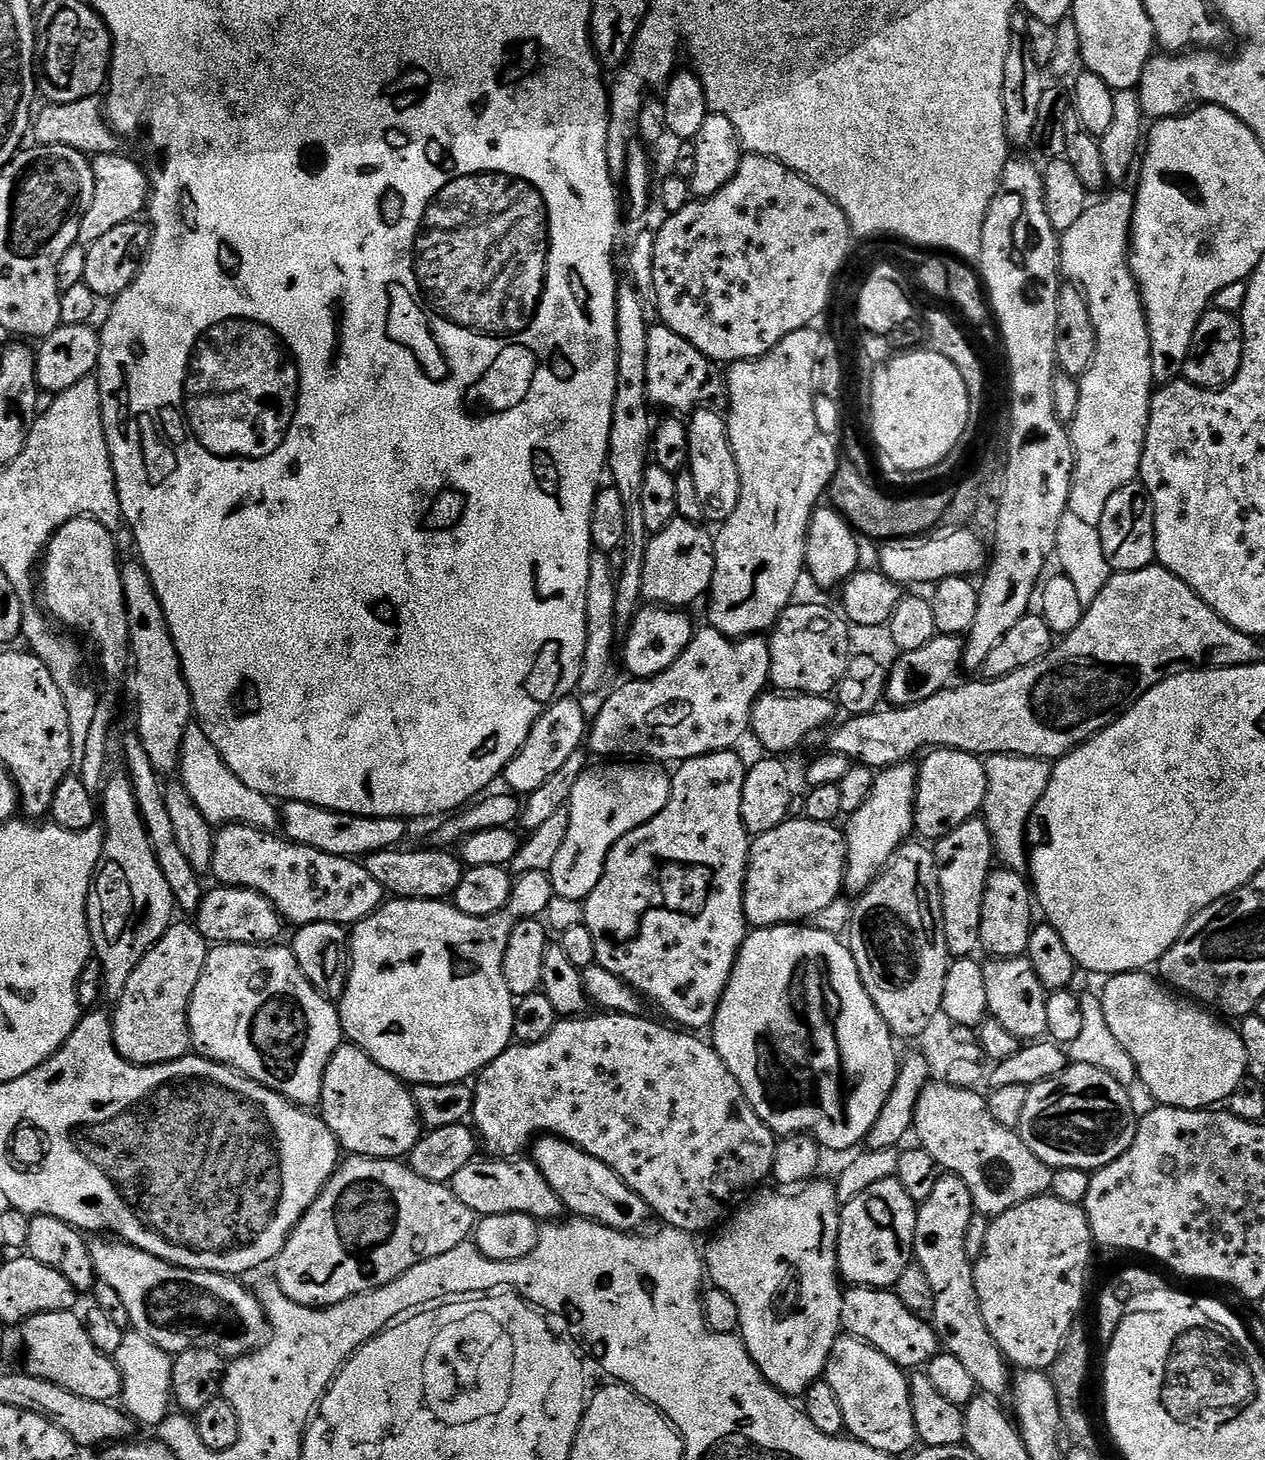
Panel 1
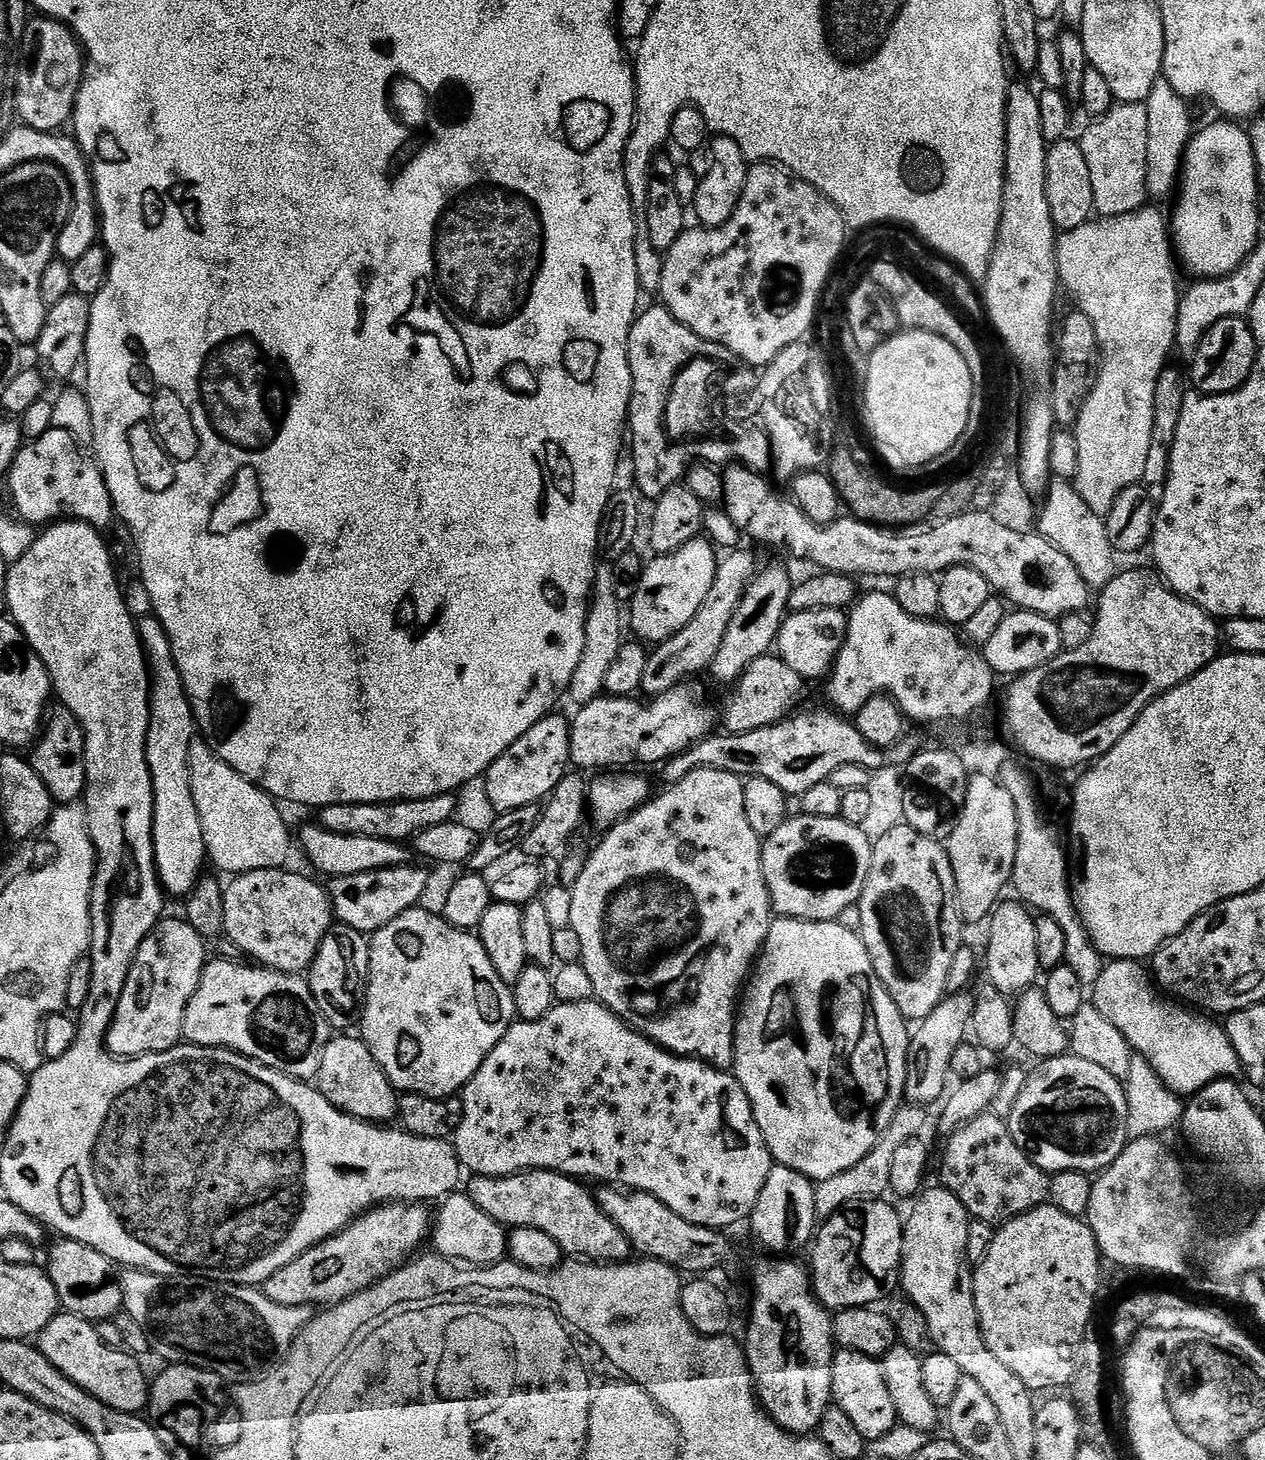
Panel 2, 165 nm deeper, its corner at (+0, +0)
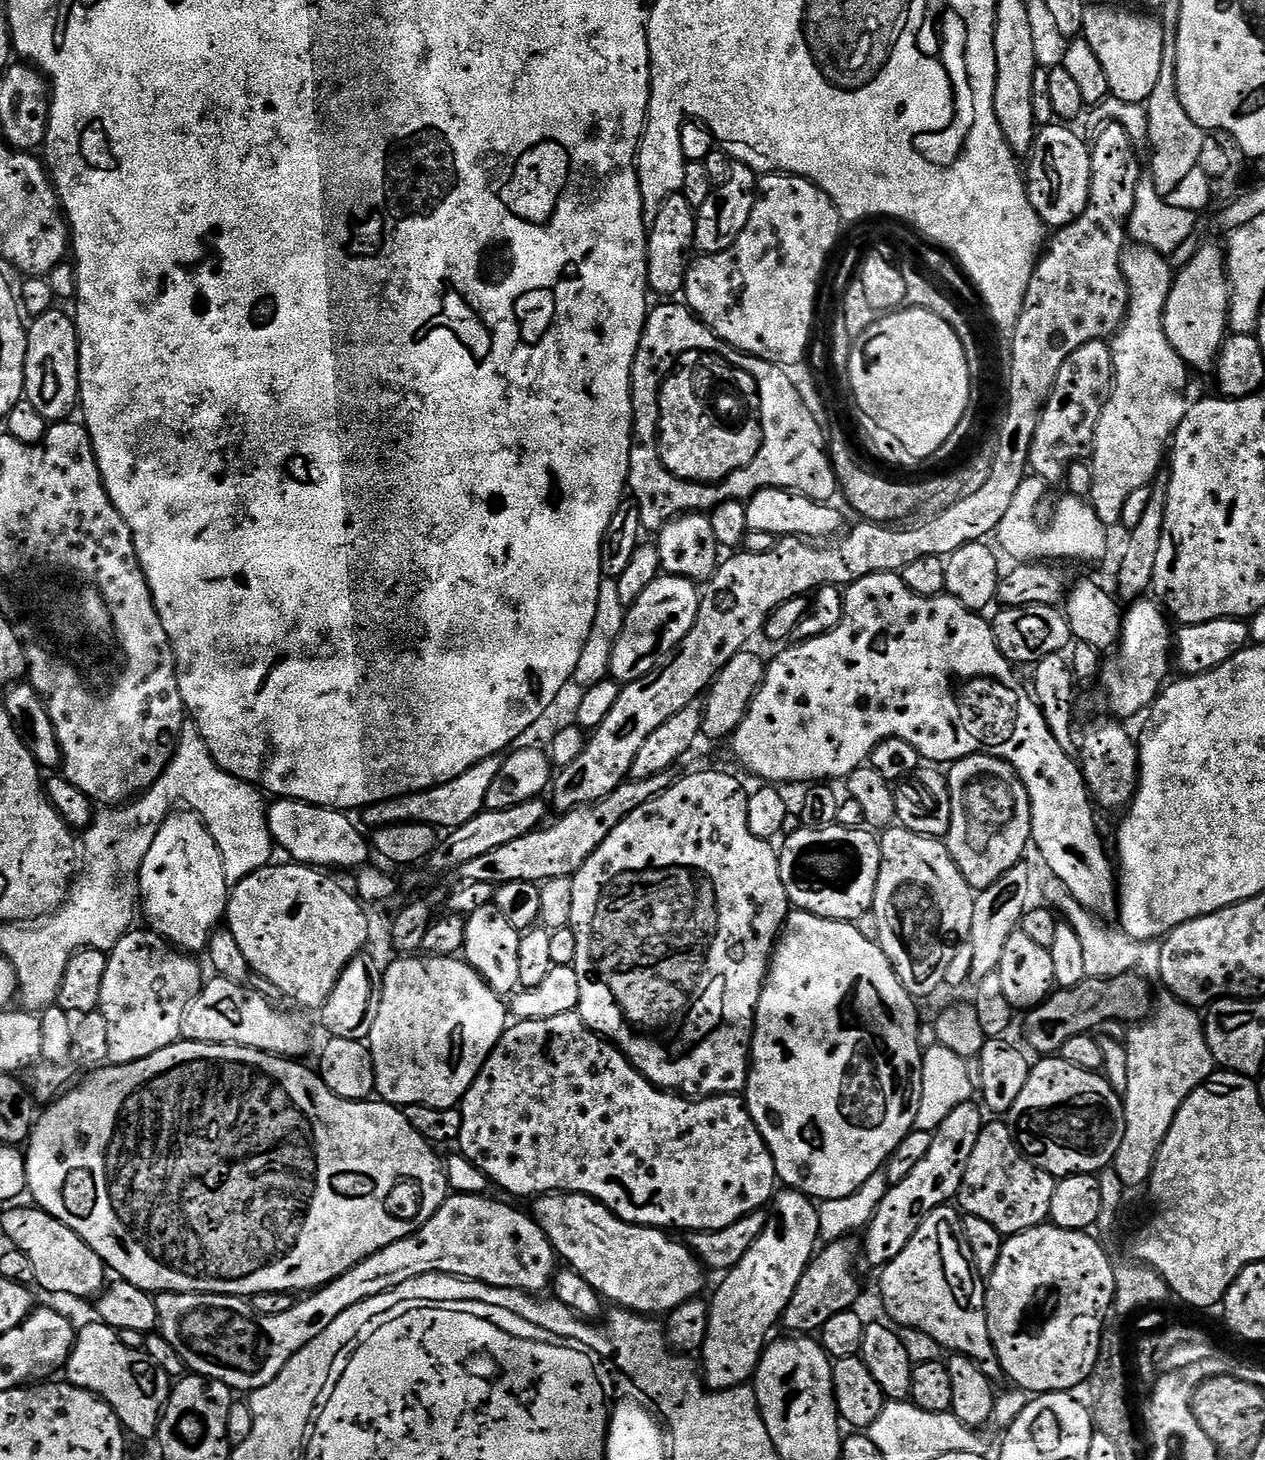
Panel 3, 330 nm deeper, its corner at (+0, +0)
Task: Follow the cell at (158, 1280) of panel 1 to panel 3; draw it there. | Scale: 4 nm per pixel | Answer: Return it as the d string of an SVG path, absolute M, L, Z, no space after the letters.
M449 1195L442 1207L414 1234L386 1246L370 1258L358 1262L346 1274L342 1274L334 1282L311 1293L307 1298L300 1298L282 1314L273 1316L256 1315L251 1303L238 1296L219 1296L205 1292L161 1292L155 1297L156 1327L159 1335L177 1351L178 1358L184 1363L189 1373L208 1376L212 1380L222 1382L237 1393L251 1394L274 1382L278 1374L294 1358L302 1346L314 1342L338 1314L346 1314L346 1310L366 1302L370 1298L378 1298L378 1294L386 1294L402 1282L410 1282L419 1276L440 1272L444 1276L458 1276L462 1280L476 1280L491 1288L519 1288L521 1292L540 1294L543 1288L551 1285L552 1277L558 1271L558 1257L546 1234L532 1219L527 1211L519 1212L500 1200L488 1200L483 1196Z

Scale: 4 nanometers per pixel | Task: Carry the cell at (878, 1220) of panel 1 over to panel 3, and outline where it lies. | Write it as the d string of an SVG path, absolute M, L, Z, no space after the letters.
M845 1238L832 1244L824 1244L812 1257L806 1274L802 1274L802 1282L798 1282L798 1290L784 1311L783 1327L788 1327L792 1334L816 1334L834 1314L851 1309L859 1298L862 1285L856 1277L856 1259L861 1259L862 1244L859 1239Z

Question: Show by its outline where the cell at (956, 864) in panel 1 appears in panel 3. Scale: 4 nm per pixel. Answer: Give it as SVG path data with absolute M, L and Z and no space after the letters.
M983 754L955 761L946 775L952 803L948 852L972 889L994 886L1006 870L1025 859L1024 851L1030 848L1032 823L1026 786L1004 760Z

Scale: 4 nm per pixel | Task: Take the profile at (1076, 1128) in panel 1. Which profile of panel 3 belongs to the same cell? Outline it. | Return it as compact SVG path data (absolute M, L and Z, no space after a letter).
M1040 1058L1031 1065L1026 1086L1018 1094L1018 1102L1006 1113L1006 1123L1012 1129L1016 1145L1034 1166L1063 1178L1081 1174L1099 1174L1115 1161L1118 1146L1126 1134L1124 1101L1121 1093L1108 1085L1100 1072L1087 1072L1059 1058Z

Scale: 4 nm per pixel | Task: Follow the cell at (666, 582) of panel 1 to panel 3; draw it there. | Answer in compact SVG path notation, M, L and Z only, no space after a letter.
M661 574L654 582L650 582L650 586L646 586L646 590L638 594L636 601L624 613L622 634L618 634L618 642L614 642L614 650L608 667L611 679L621 686L638 682L638 678L646 678L650 670L654 670L663 660L672 655L682 642L682 638L686 638L690 626L694 626L694 618L700 609L701 595L701 589L693 581L681 576Z

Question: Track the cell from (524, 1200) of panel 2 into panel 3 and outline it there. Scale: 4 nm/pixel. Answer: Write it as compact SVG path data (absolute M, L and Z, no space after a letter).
M577 1192L538 1196L533 1204L530 1215L552 1243L557 1257L617 1309L660 1318L703 1293L704 1265L687 1243L671 1240L667 1231L626 1222L602 1202Z

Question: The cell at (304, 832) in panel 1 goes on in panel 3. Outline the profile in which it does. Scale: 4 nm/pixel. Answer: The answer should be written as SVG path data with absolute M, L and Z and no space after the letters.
M491 756L478 766L470 766L466 774L458 774L449 784L437 788L428 788L425 792L413 792L410 796L395 796L392 800L383 800L380 804L372 804L363 809L363 823L369 824L372 830L385 828L391 824L430 824L437 830L451 830L470 822L479 812L485 811L484 803L490 785L494 782L498 770L502 770L504 756Z

